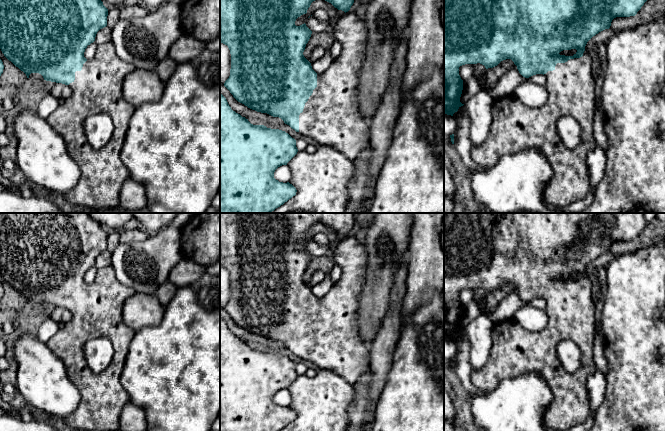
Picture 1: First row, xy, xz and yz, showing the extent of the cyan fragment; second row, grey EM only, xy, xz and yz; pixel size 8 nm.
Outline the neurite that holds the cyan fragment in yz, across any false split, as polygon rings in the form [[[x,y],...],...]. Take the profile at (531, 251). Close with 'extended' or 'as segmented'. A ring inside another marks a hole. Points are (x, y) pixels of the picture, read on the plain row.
[[[444,213],[444,338],[453,340],[464,329],[460,326],[463,304],[459,291],[462,289],[480,287],[488,293],[511,283],[523,301],[543,298],[546,302],[548,323],[541,331],[528,331],[514,318],[493,325],[490,356],[482,368],[471,373],[473,385],[489,392],[504,379],[537,372],[553,393],[553,400],[545,414],[546,427],[565,431],[584,423],[590,414],[587,379],[597,371],[593,361],[596,333],[593,284],[585,270],[593,260],[609,253],[614,242],[635,240],[646,225],[644,213],[504,213],[498,219],[491,213]],[[571,273],[577,274],[573,280],[559,278]],[[562,340],[570,340],[580,349],[581,366],[574,373],[567,372],[559,362],[556,347]]]; extended

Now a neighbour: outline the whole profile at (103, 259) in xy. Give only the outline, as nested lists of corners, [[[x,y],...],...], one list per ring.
[[[106,250],[97,256],[94,266],[100,269],[105,266],[109,266],[110,263],[111,263],[111,252]]]

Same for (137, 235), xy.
[[[141,227],[134,230],[122,229],[120,233],[120,243],[130,244],[133,242],[142,242],[146,239],[147,235]]]

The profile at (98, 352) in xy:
[[[95,338],[87,341],[83,351],[89,369],[95,374],[105,370],[114,355],[112,342],[106,338]]]

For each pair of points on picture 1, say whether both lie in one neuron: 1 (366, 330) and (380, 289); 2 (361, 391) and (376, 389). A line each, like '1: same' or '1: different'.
1: same
2: different

